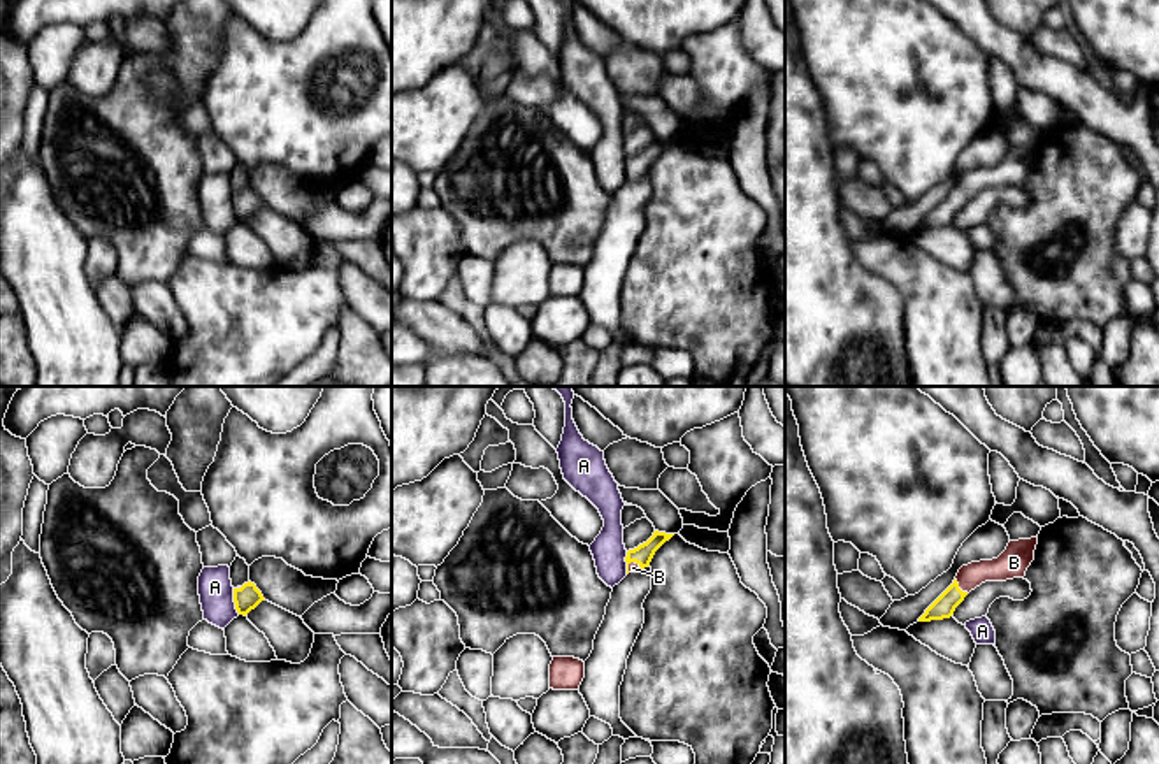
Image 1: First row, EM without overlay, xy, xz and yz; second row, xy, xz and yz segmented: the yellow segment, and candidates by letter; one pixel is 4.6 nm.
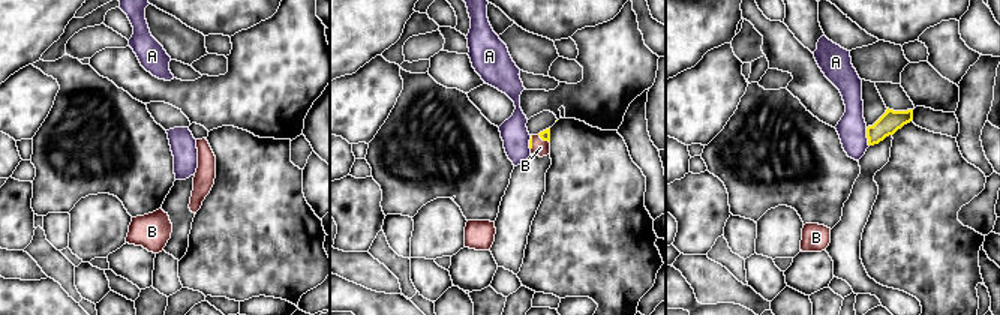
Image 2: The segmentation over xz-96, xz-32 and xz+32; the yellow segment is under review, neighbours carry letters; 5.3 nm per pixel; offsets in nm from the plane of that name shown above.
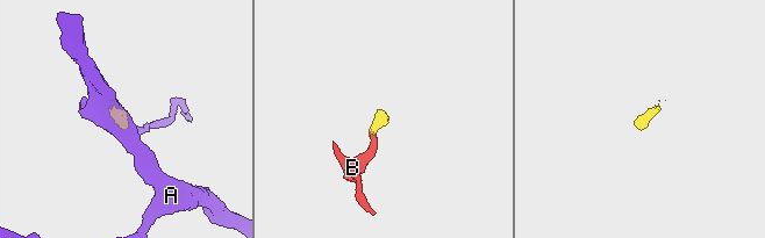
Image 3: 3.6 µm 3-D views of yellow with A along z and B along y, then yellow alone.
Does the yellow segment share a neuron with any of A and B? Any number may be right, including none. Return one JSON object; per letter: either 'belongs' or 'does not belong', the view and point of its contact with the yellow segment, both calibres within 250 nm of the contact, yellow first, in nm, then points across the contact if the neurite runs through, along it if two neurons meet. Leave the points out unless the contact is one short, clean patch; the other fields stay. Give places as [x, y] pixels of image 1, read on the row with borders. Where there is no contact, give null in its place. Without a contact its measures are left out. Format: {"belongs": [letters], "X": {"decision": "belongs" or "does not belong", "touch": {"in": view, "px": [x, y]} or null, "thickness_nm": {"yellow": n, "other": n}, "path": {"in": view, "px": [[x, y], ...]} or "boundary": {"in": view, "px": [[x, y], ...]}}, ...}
{"belongs": ["B"], "A": {"decision": "does not belong", "touch": {"in": "xy", "px": [234, 601]}, "thickness_nm": {"yellow": 120, "other": 160}, "boundary": {"in": "xy", "px": [[232, 589], [232, 599], [239, 613]]}}, "B": {"decision": "belongs", "touch": {"in": "yz", "px": [957, 587]}, "thickness_nm": {"yellow": 100, "other": 120}, "path": {"in": "yz", "px": [[943, 606], [957, 587], [975, 573], [1007, 566]]}}}

